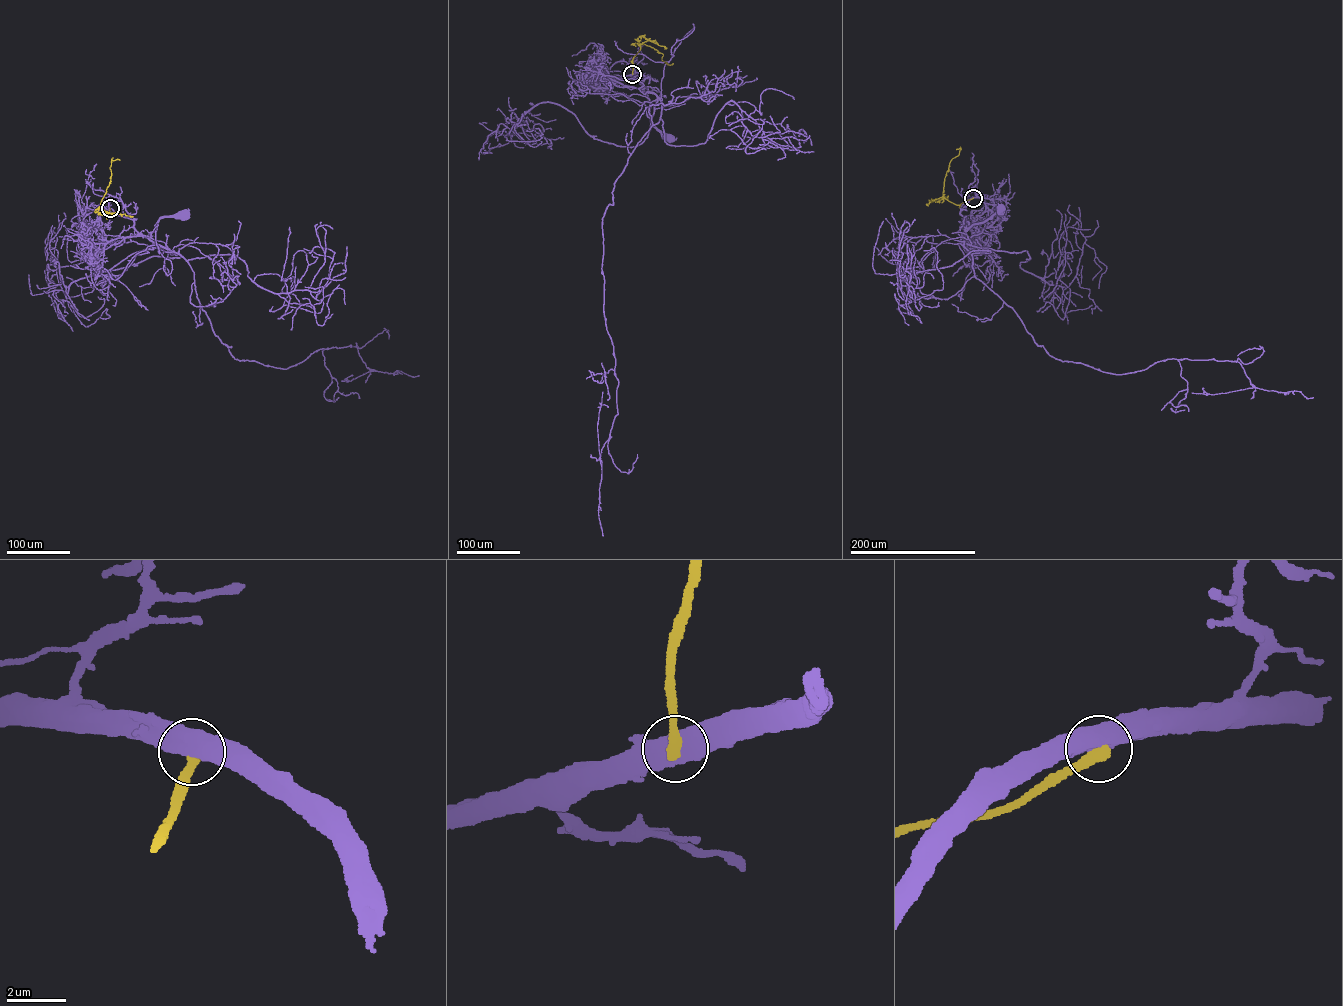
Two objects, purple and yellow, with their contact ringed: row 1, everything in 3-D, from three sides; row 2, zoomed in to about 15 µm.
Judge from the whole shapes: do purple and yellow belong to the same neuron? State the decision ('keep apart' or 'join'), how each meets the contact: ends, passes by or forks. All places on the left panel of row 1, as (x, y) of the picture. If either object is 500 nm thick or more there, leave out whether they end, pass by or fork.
keep apart

